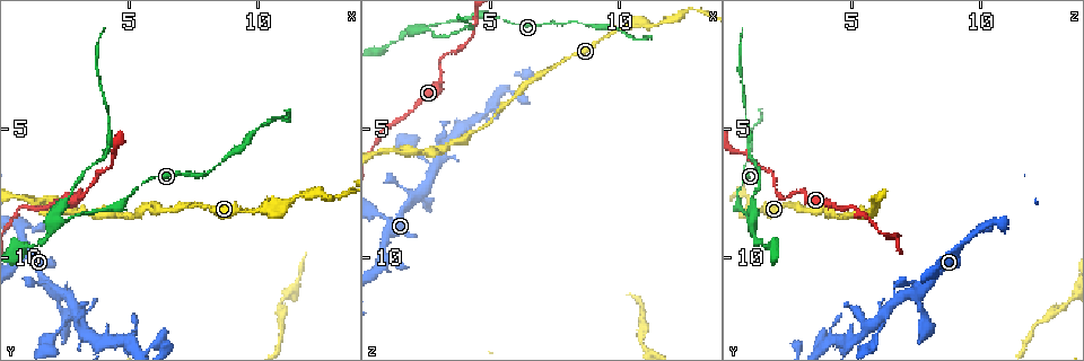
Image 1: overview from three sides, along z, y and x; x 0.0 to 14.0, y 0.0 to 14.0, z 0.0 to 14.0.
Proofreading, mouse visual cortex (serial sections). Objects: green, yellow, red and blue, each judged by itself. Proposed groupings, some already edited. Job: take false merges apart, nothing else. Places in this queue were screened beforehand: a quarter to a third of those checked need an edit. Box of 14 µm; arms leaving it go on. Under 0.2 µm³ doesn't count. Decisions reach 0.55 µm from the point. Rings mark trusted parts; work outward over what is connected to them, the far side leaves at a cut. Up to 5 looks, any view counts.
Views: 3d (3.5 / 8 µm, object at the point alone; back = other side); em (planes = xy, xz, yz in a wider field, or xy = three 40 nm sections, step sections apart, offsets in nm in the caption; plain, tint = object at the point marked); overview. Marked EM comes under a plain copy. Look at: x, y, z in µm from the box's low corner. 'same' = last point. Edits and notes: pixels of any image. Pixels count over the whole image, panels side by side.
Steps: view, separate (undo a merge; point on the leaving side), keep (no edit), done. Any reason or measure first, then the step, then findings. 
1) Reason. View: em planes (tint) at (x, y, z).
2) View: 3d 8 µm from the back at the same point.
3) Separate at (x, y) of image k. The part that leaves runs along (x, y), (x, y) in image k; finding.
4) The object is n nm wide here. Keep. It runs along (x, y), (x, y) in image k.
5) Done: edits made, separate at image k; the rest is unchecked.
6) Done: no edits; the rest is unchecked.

Narrows sharply. View: 3d 3.5 µm at (3.5, 7.3, 2.1).

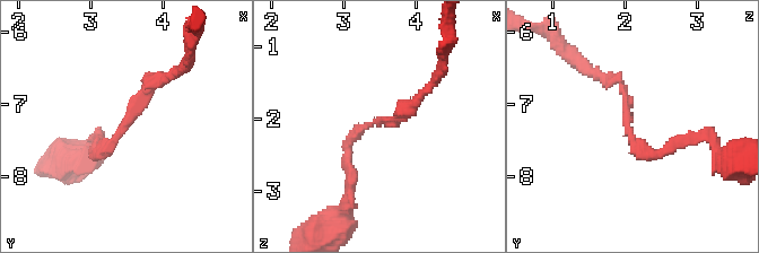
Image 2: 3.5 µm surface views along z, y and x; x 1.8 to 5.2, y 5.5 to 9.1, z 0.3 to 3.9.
The arms are 150, 150 nm wide. View: em xy step 1 (tint) at (3.40, 7.30, 2.05).

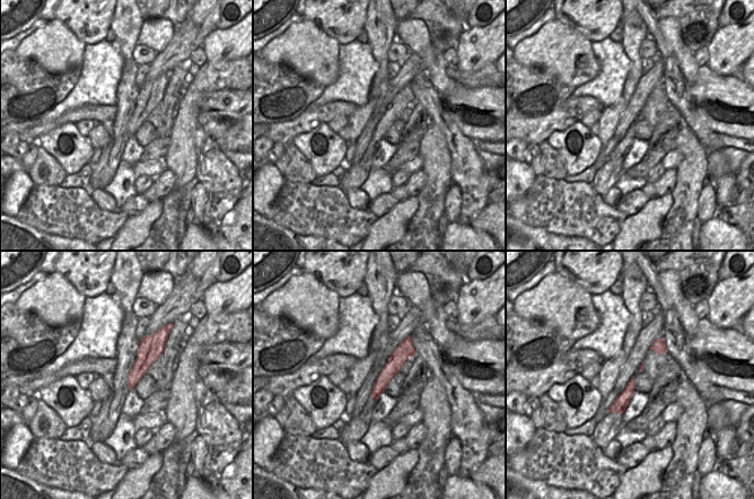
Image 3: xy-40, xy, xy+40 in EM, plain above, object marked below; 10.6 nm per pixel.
View: em xy step 2 (tint) at the same point.

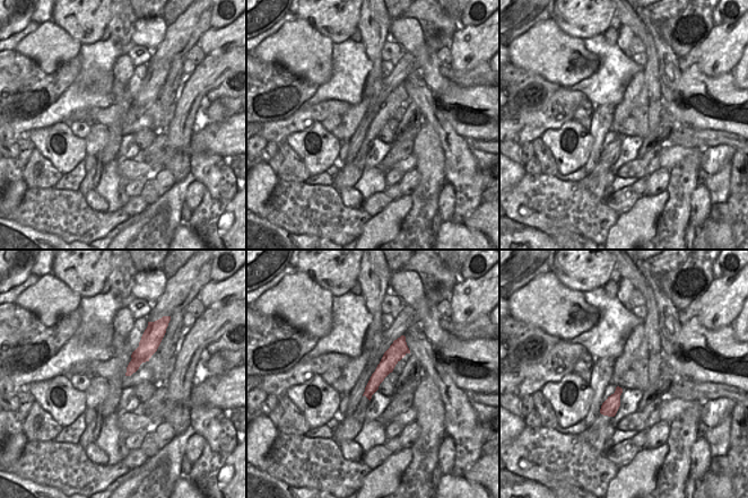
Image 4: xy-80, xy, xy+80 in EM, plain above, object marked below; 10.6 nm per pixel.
The object is 170 nm wide here. Keep. It runs along (402, 339), (368, 394) in image 4; all the same cell.

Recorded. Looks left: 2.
View: 3d 3.5 µm at (2.2, 8.6, 1.2).

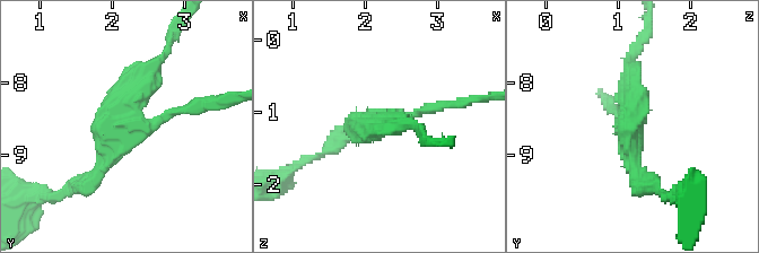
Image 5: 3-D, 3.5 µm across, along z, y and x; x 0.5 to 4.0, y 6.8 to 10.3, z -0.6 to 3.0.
Need the tissue. View: em xy step 1 (tint) at (2.30, 8.55, 1.10).

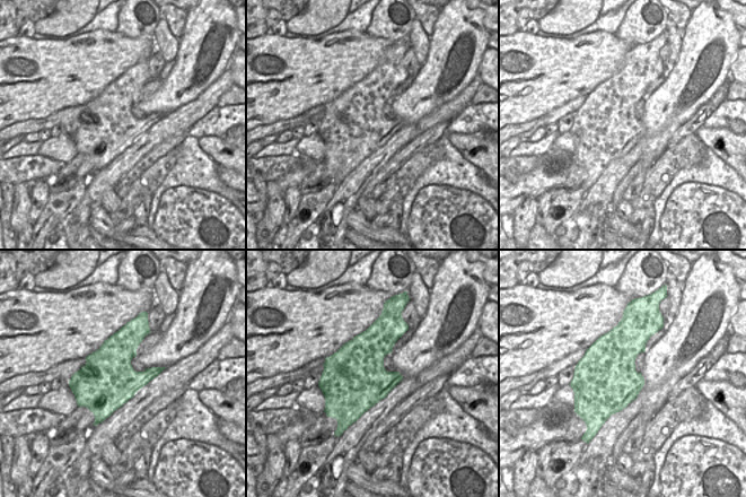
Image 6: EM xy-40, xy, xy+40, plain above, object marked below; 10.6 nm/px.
Separate at (136, 73) of image 5. The part that leaves runs along (129, 120), (124, 99), (166, 51), (173, 31) in image 5; a second cell is stuck on.

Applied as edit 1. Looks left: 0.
Done: edits made, separate at image 5; the rest is unchecked.

